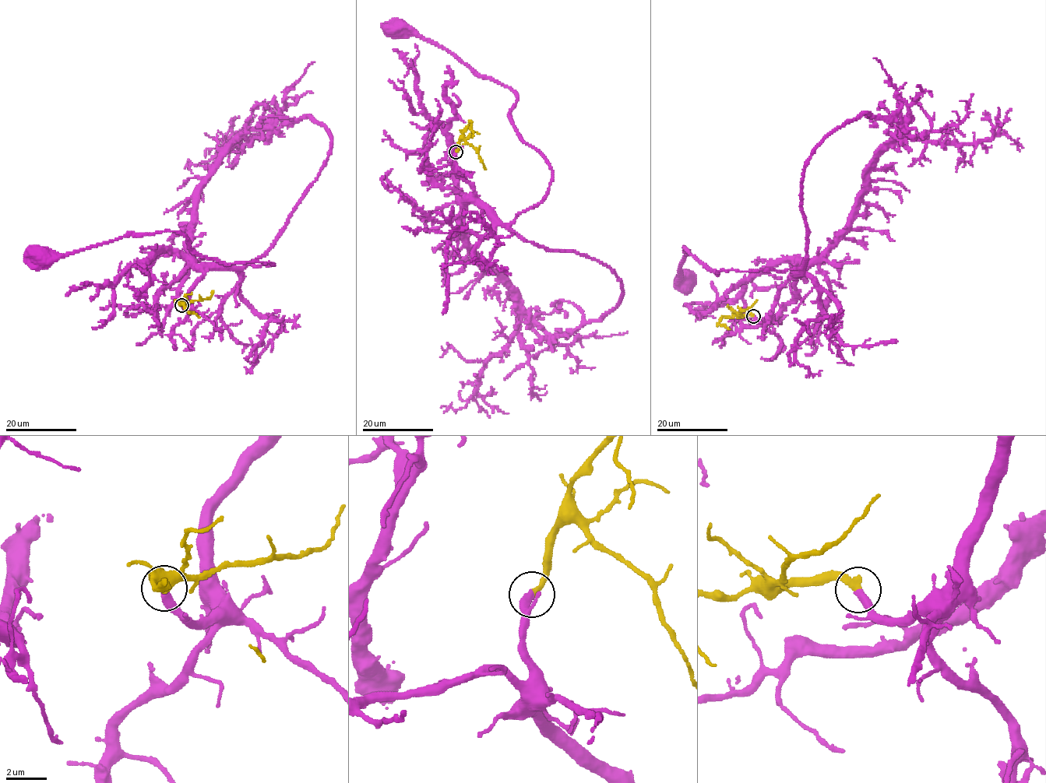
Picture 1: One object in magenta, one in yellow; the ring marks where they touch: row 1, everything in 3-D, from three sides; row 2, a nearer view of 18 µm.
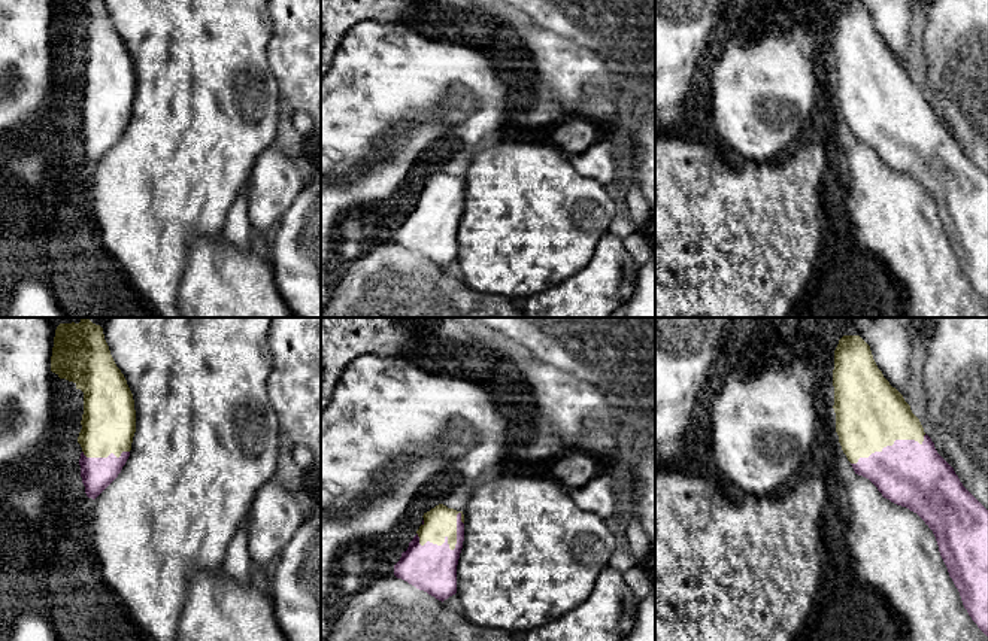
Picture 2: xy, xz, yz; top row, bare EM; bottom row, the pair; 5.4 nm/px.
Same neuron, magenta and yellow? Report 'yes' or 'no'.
yes

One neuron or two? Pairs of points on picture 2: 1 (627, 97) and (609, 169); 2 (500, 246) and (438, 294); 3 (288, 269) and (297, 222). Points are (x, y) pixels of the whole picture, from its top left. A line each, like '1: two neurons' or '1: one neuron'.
1: one neuron
2: two neurons
3: one neuron

